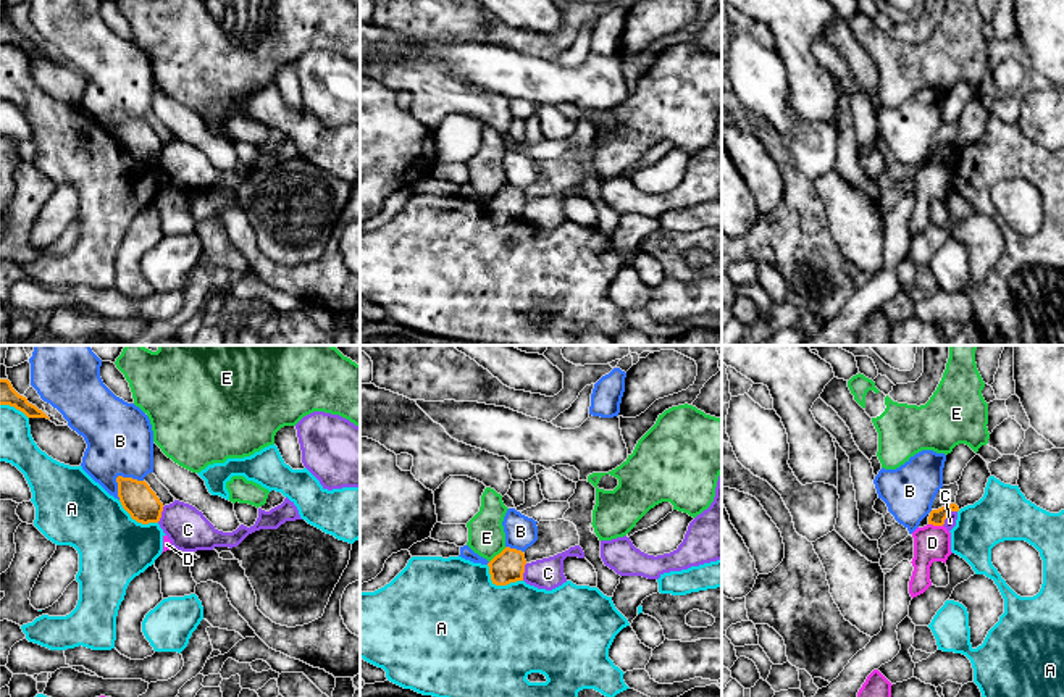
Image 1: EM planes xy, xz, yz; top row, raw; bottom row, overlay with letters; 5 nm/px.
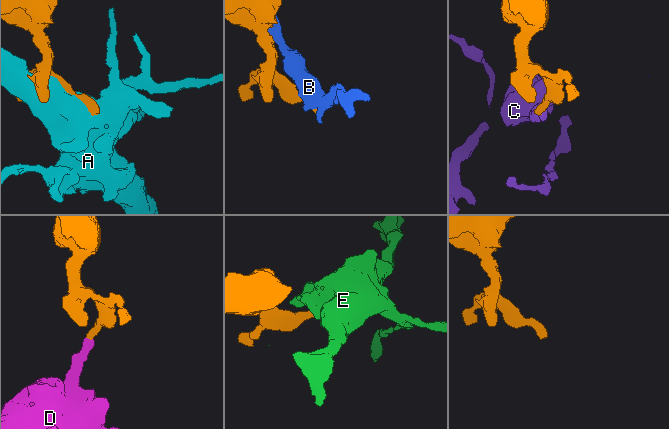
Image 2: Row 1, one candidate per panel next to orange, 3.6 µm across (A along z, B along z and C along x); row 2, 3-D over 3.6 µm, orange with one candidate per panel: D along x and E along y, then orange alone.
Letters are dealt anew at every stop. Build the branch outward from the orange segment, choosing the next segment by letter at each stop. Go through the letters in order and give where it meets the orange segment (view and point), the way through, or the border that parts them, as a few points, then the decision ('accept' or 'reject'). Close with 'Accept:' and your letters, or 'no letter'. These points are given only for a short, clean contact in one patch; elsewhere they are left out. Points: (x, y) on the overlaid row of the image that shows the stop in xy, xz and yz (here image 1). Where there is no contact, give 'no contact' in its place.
A: meets orange in xz at (499, 584); reject
B: meets orange in xy at (118, 476); border along xy (142, 479), (118, 476), (118, 499); reject
C: meets orange in yz at (946, 517); border along yz (956, 510), (942, 525); reject
D: meets orange in yz at (935, 525); border along yz (929, 523), (942, 526); reject
E: meets orange in xz at (499, 554); reject
Accept: no letter

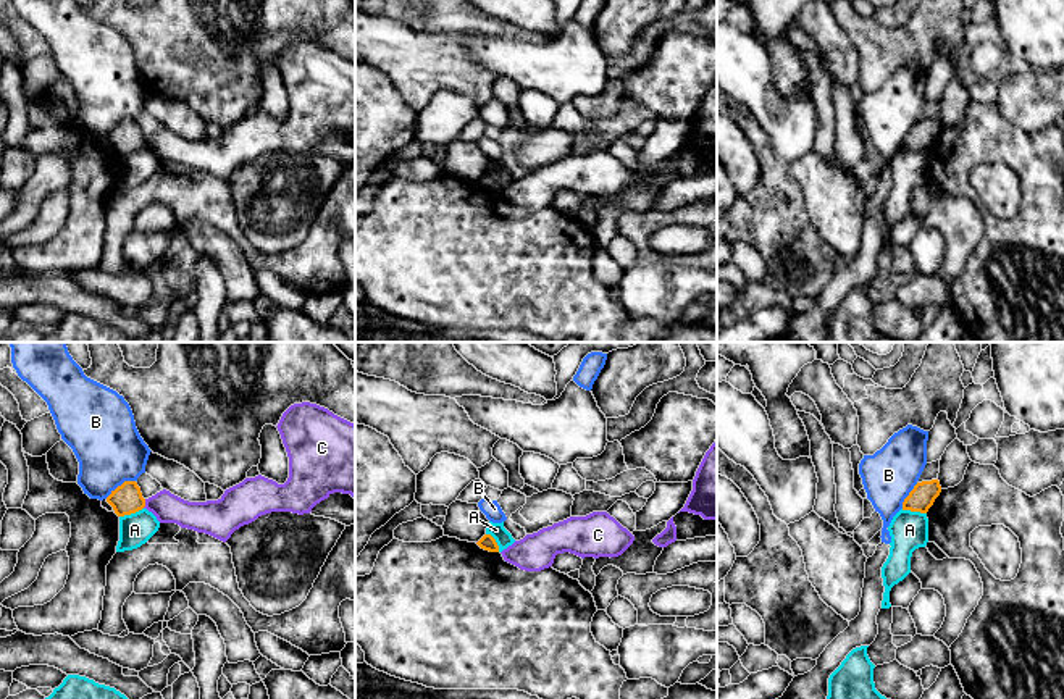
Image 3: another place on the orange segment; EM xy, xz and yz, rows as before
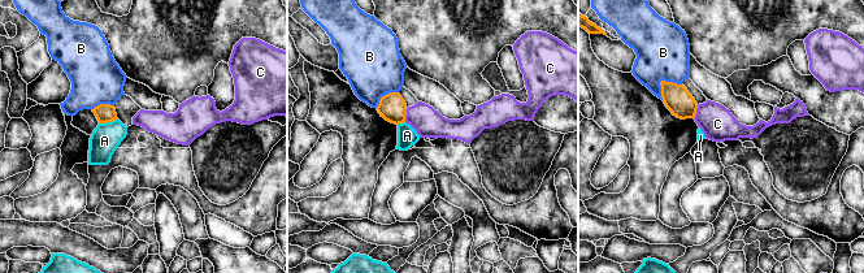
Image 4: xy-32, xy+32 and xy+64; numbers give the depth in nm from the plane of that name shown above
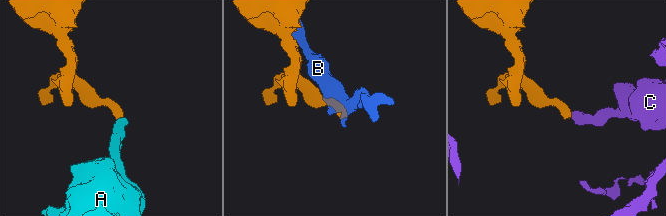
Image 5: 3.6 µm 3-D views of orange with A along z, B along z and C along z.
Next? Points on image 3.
A: meets orange in yz at (914, 510); border along yz (901, 509), (925, 514); reject
B: meets orange in xy at (121, 485); border along xy (134, 480), (125, 480), (105, 498); reject
C: meets orange in xy at (144, 504); border along xy (146, 499), (142, 507); reject
Accept: no letter

